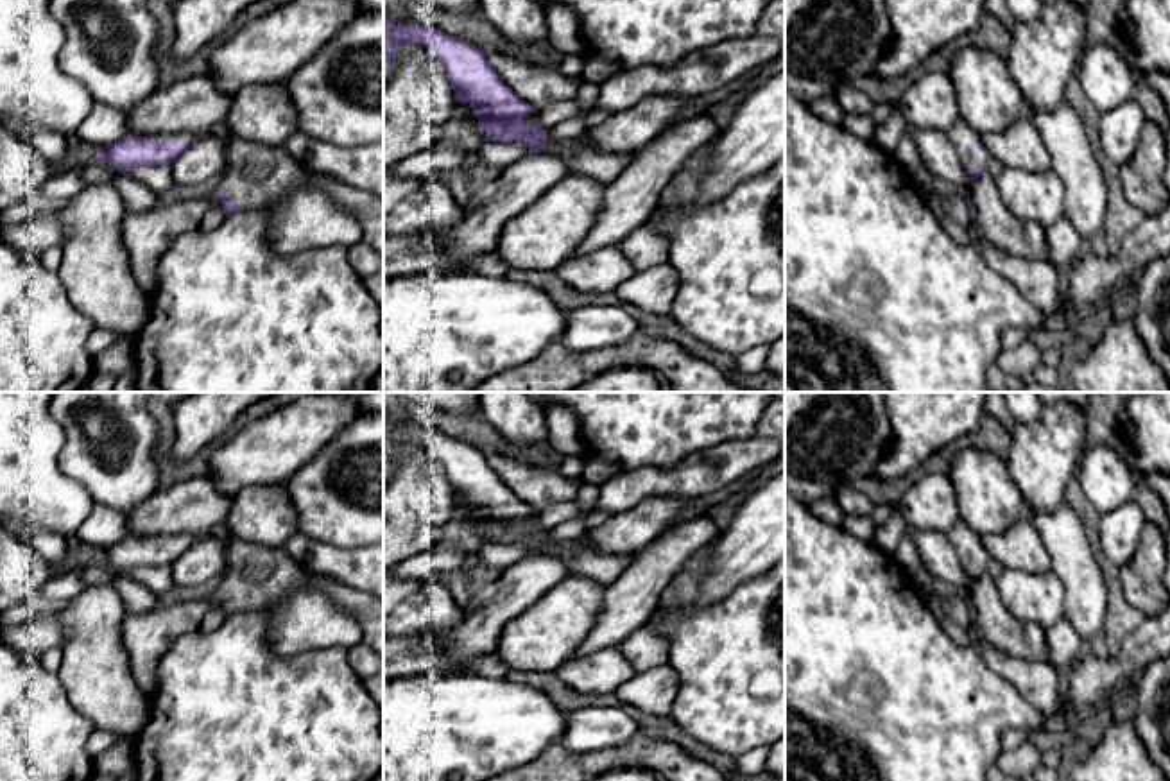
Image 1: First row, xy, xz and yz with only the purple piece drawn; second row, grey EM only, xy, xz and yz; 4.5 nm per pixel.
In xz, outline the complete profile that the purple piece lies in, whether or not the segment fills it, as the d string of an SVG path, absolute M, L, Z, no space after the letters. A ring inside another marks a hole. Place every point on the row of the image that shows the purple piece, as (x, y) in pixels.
M383 14L383 77L392 63L394 52L401 43L423 43L430 48L443 63L446 77L459 102L469 104L473 115L478 118L478 127L486 133L486 142L523 142L529 145L529 154L534 152L554 152L566 159L570 174L597 179L600 185L607 186L613 183L624 168L629 165L632 154L602 154L593 152L579 145L577 140L550 140L548 129L527 127L523 120L534 113L534 107L521 100L496 73L489 64L484 48L452 36L444 34L428 25L394 25Z

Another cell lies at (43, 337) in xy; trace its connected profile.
M0 242L0 392L82 392L95 373L86 349L93 328L70 303L57 270Z

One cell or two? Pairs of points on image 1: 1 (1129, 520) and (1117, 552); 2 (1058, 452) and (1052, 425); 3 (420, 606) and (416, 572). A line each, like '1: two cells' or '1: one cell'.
1: one cell
2: one cell
3: two cells

